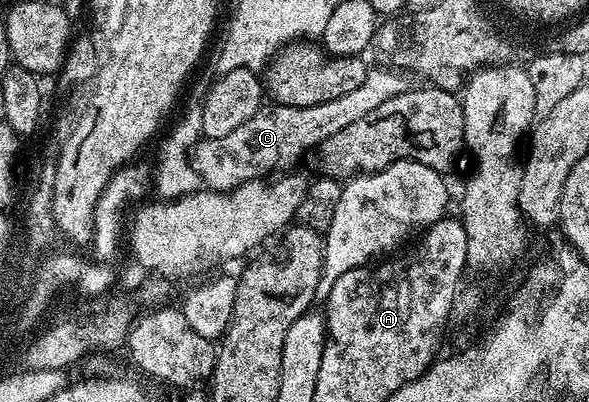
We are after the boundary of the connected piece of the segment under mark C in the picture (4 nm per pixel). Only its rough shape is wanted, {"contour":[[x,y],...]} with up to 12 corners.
{"contour":[[375,84],[317,106],[276,105],[227,134],[247,184],[281,172],[370,110]]}

